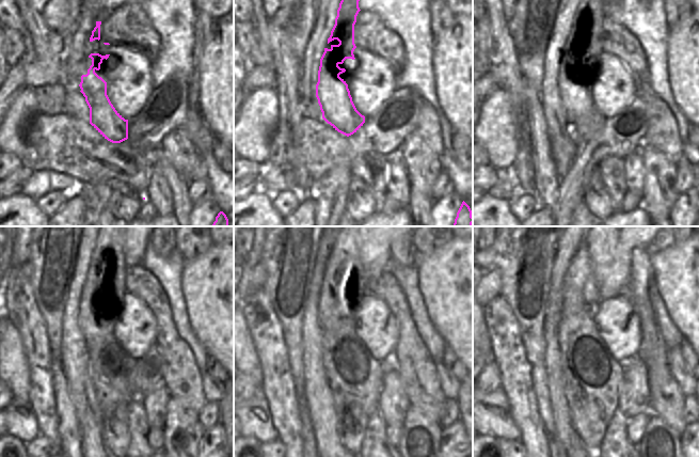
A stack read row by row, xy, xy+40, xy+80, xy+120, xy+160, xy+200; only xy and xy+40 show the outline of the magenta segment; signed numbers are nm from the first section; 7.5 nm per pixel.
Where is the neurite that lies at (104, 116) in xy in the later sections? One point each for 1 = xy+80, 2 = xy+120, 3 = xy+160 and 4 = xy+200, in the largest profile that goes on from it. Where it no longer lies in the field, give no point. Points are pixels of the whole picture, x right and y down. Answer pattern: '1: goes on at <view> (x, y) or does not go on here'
1: goes on at xy+80 (574, 84)
2: goes on at xy+120 (107, 264)
3: goes on at xy+160 (344, 256)
4: goes on at xy+200 (581, 262)

